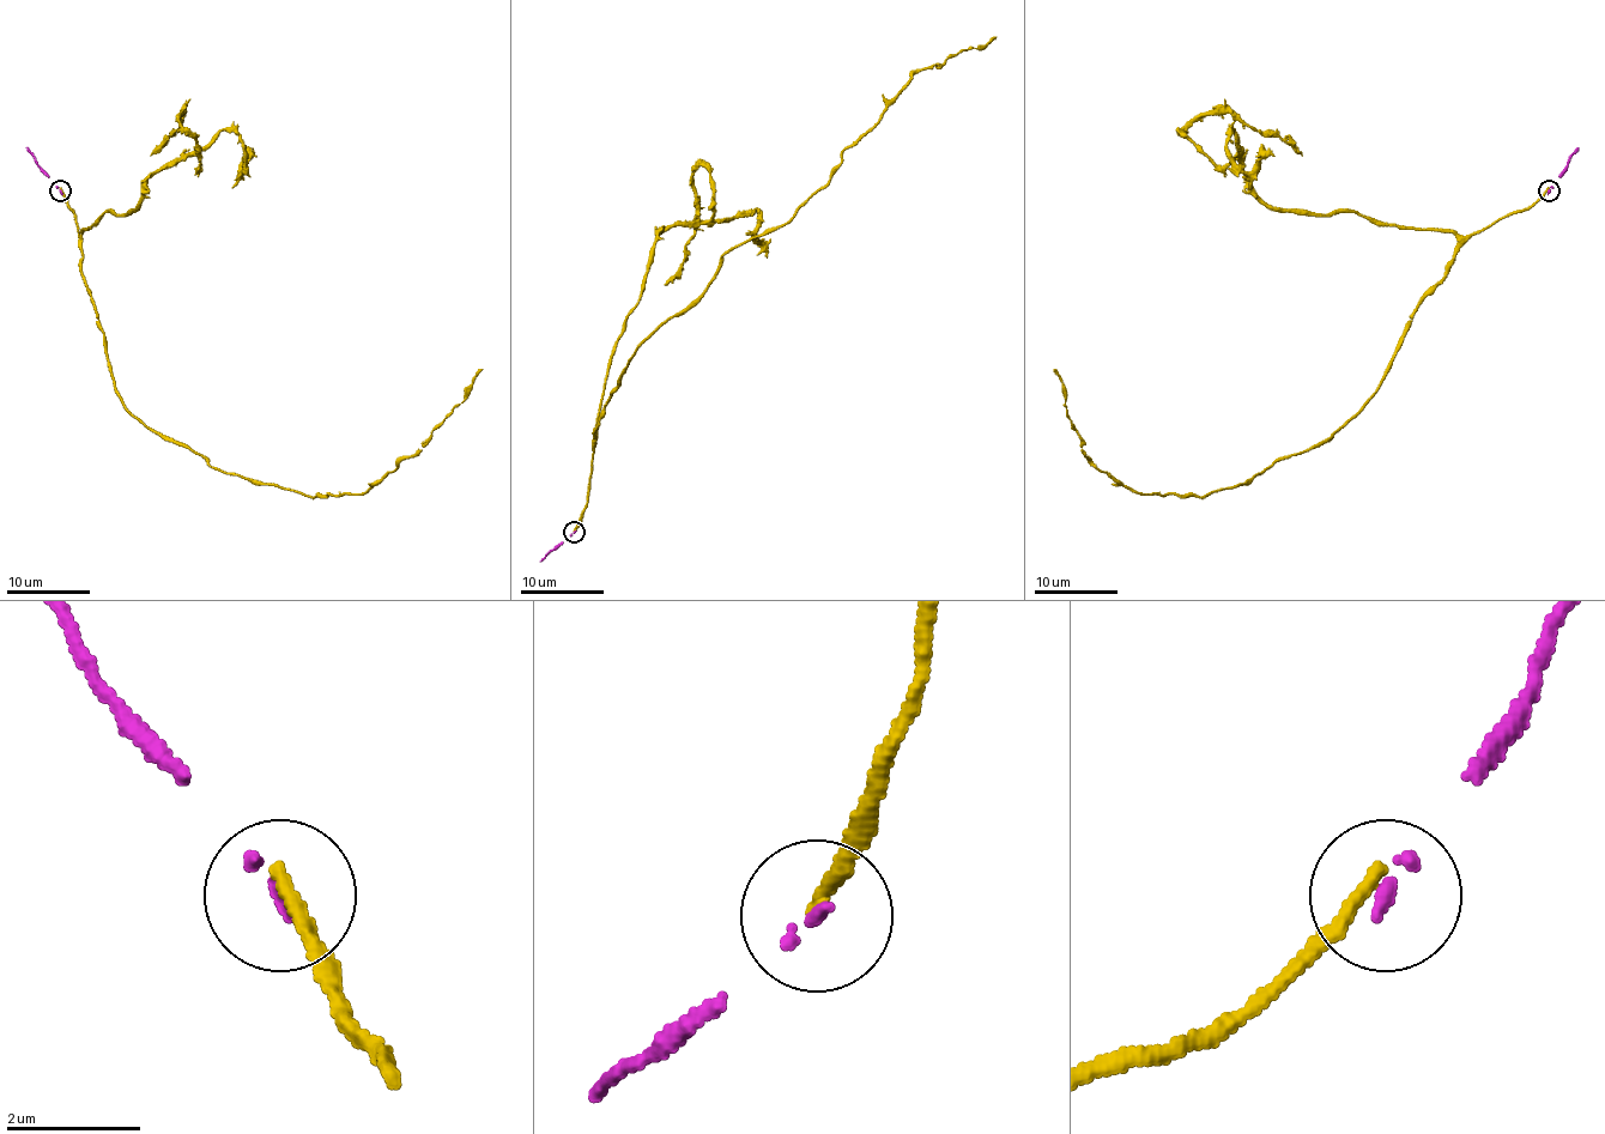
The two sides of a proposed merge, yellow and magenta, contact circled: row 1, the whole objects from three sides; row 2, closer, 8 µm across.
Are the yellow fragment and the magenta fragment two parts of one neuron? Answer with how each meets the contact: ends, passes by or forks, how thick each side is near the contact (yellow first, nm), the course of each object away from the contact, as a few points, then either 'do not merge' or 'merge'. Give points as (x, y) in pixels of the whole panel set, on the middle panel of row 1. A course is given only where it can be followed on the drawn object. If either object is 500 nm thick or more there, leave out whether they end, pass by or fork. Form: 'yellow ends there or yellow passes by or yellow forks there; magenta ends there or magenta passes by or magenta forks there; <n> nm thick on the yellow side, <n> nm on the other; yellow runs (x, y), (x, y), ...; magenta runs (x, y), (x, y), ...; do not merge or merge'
yellow ends there; magenta ends there; 240 nm thick on the yellow side, 160 nm on the other; yellow runs (574, 532), (586, 504), (594, 431), (628, 359), (706, 289), (726, 253), (781, 228), (918, 71), (997, 37); magenta runs (574, 532), (540, 561); do not merge

